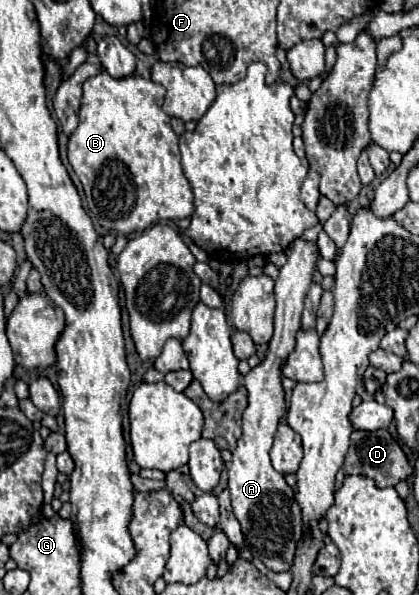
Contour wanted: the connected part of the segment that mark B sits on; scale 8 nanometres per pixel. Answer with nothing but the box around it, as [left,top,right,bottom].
[69,71,193,235]

